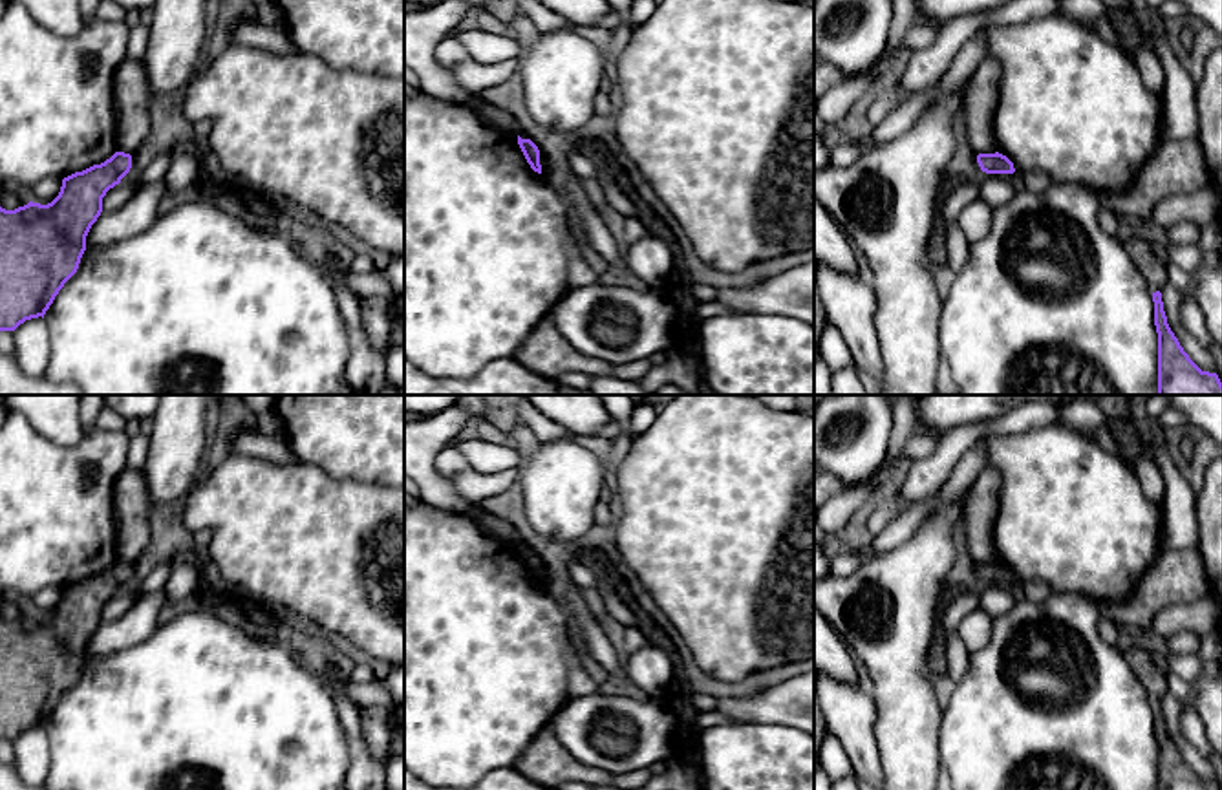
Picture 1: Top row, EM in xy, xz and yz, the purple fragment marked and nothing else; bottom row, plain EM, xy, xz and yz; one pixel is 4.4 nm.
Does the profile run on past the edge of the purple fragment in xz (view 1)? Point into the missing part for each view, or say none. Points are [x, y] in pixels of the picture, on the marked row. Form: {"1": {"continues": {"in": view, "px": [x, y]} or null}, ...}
{"1": {"continues": null}}

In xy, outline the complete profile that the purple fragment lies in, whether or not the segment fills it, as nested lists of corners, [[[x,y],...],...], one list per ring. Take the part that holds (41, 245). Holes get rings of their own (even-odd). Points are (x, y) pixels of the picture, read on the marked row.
[[[115,152],[101,165],[62,179],[59,196],[48,203],[29,201],[15,210],[0,207],[0,331],[46,315],[64,283],[77,272],[86,236],[102,212],[102,198],[132,168],[132,155]]]

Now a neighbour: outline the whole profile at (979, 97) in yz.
[[[986,57],[971,79],[964,84],[960,95],[960,112],[957,124],[966,132],[971,148],[979,154],[999,152],[993,135],[993,115],[999,101],[1001,66]]]

